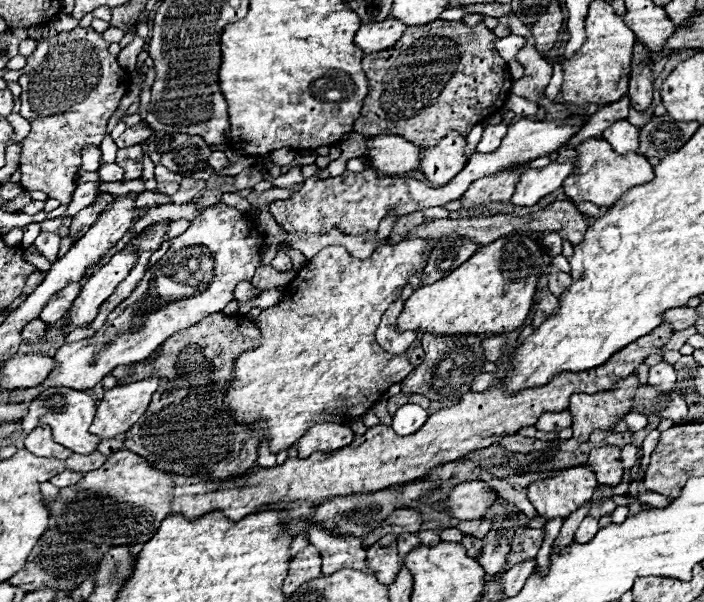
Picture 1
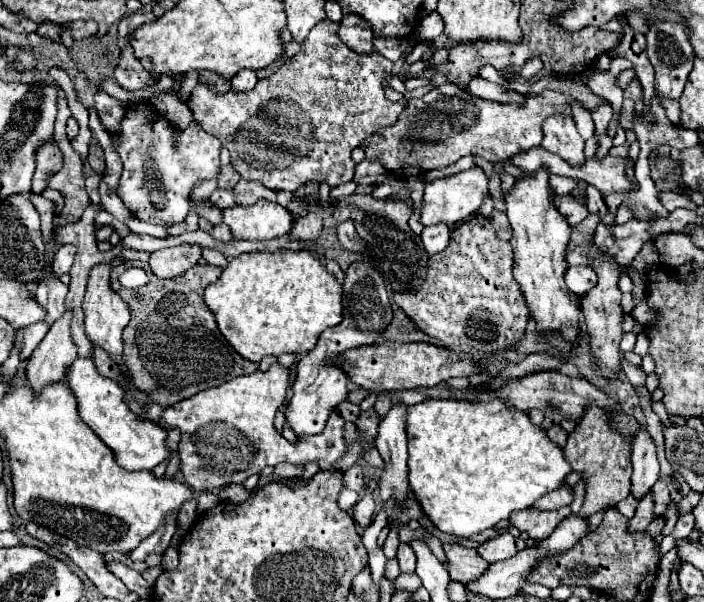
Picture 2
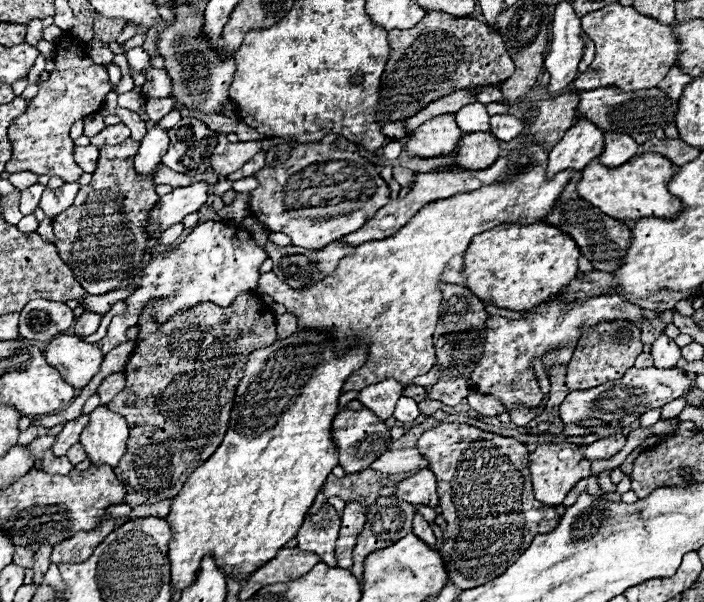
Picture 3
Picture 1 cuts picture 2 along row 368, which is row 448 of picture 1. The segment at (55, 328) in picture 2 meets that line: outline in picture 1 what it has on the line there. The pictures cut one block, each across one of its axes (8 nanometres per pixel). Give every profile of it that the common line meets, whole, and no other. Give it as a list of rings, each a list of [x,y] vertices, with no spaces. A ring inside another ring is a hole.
[[[38,426],[36,430],[32,430],[26,436],[26,450],[30,450],[36,456],[48,456],[48,458],[60,458],[60,460],[66,460],[68,456],[72,456],[72,450],[52,440],[50,426]]]

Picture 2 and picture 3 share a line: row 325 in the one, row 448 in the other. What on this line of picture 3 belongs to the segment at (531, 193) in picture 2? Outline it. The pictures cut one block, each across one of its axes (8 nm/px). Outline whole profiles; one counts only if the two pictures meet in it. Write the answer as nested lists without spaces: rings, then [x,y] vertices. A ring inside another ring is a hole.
[[[554,442],[542,444],[530,454],[530,466],[528,468],[530,468],[536,500],[540,500],[548,506],[562,504],[566,494],[576,486],[576,482],[590,474],[590,462],[584,460],[580,446],[576,446],[576,444],[554,444]]]

